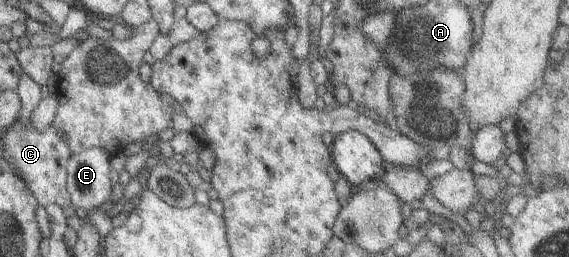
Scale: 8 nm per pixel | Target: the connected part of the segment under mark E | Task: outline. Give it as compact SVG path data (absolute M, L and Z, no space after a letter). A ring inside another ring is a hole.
M86 148L76 153L71 153L69 160L65 164L66 170L66 189L70 198L70 206L76 209L82 209L85 212L95 210L105 200L109 200L111 193L111 182L109 181L110 156L102 148Z

